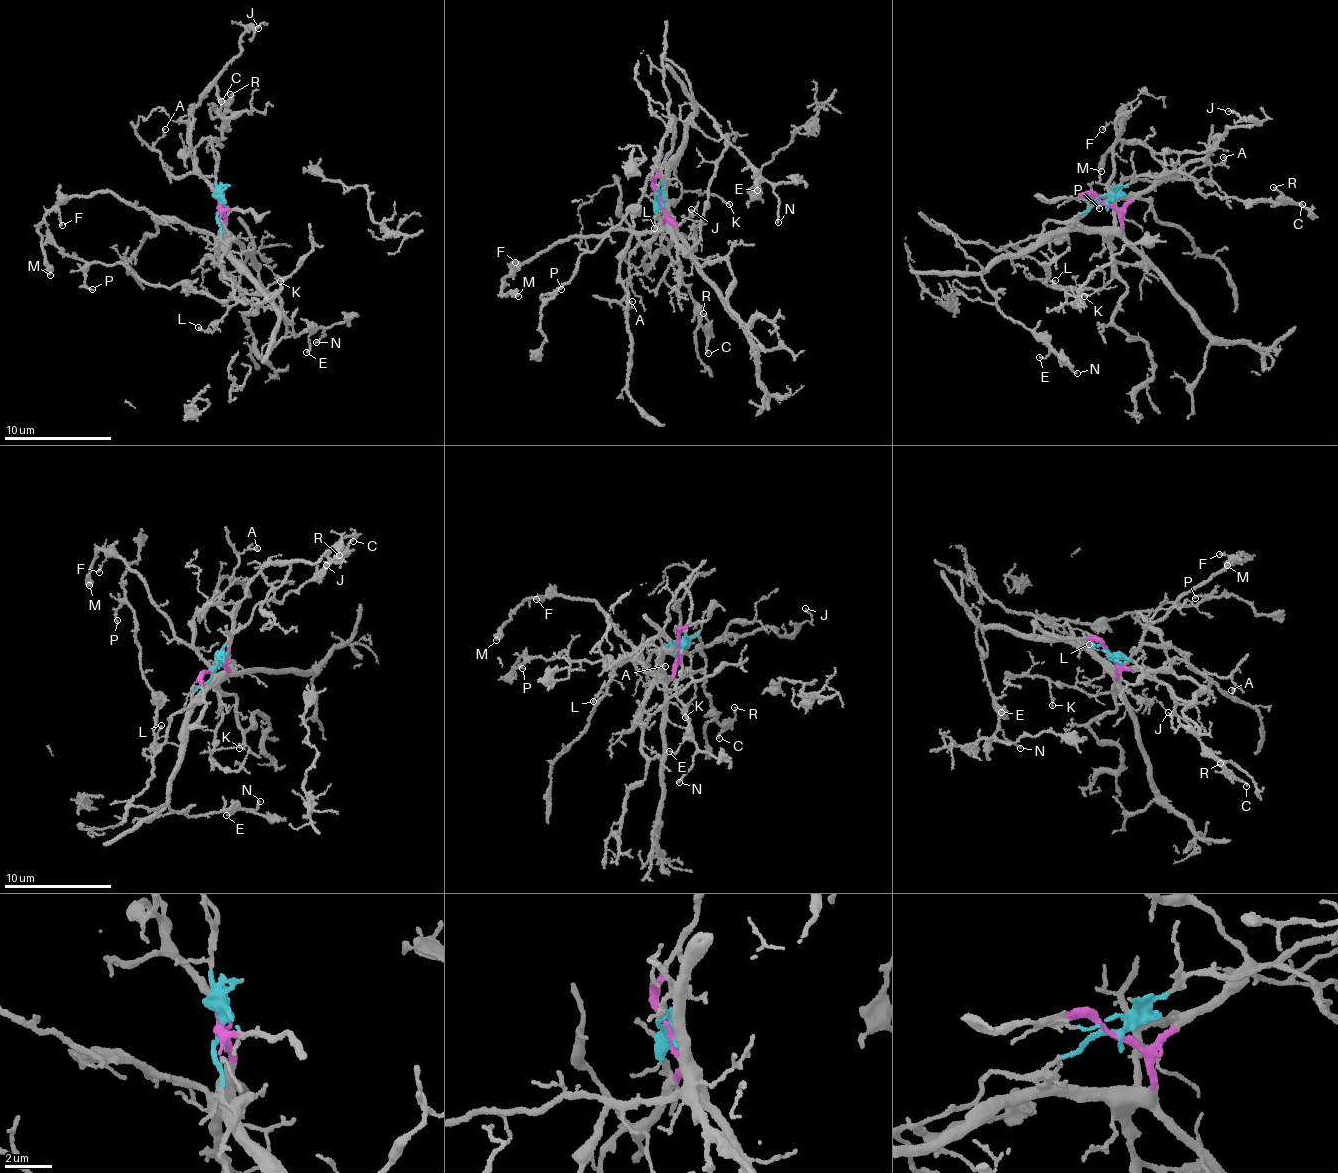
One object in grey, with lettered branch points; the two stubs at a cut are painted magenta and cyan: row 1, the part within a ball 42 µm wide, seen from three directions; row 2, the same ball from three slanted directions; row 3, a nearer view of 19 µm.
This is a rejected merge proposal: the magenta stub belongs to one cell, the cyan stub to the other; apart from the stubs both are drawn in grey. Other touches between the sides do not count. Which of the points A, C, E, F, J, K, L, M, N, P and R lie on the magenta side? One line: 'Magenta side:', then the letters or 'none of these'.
Magenta side: A, F, J, K, M

